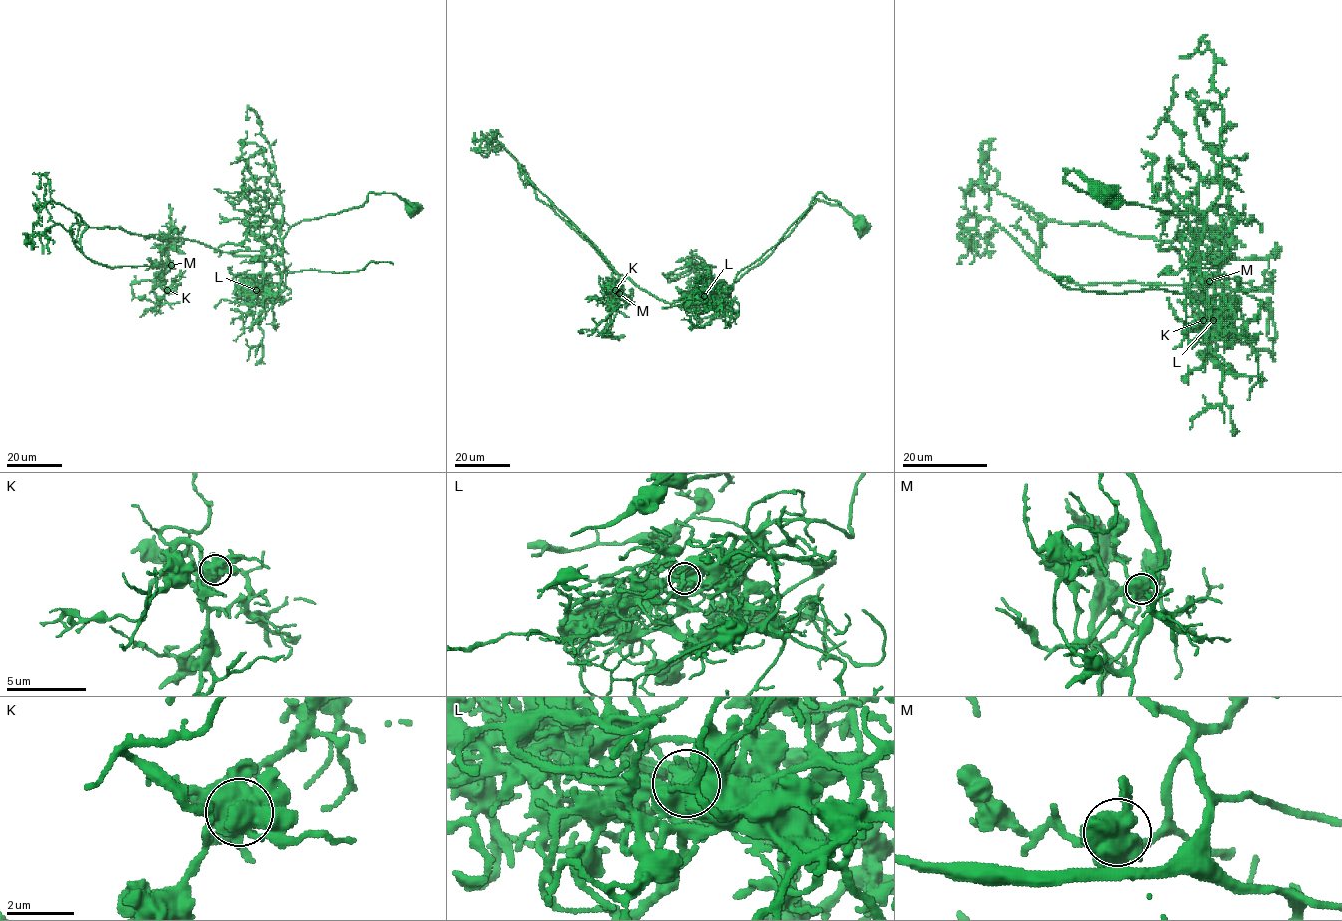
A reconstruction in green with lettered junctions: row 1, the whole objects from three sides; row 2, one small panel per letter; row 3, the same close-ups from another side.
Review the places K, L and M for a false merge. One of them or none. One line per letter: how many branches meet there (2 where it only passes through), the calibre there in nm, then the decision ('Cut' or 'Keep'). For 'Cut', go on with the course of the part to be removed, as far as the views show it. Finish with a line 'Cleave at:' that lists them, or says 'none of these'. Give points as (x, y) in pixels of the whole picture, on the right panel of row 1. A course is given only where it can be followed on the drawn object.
K: Branches: 5. Thickness 700 nm. Keep
L: Branches: 4. Thickness 650 nm. Cut. Course of the part to remove: (1213, 319), (1197, 328), (1197, 304), (1183, 294), (1086, 292), (1054, 276), (1072, 280)
M: Branches: 4. Thickness 600 nm. Keep
Cleave at: L

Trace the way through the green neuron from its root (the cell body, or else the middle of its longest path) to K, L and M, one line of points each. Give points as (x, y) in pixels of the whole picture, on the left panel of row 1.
K: (413, 208), (370, 193), (296, 223), (269, 257), (88, 225), (86, 257), (174, 268), (167, 290)
L: (413, 208), (397, 195), (370, 193), (362, 206), (301, 220), (282, 239), (284, 269), (280, 284), (256, 290)
M: (413, 208), (370, 193), (296, 223), (269, 257), (88, 225), (80, 240), (112, 268), (171, 265)

